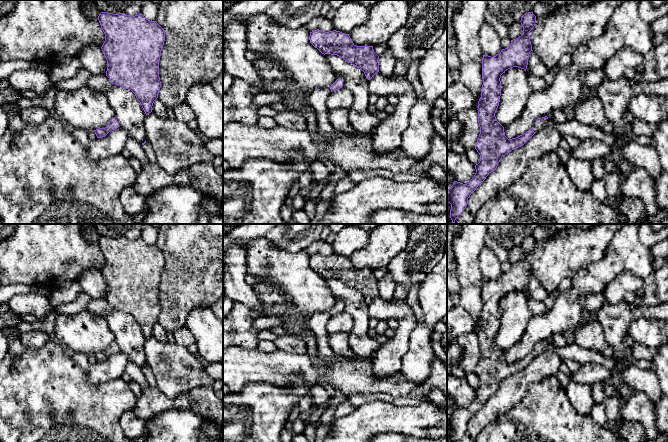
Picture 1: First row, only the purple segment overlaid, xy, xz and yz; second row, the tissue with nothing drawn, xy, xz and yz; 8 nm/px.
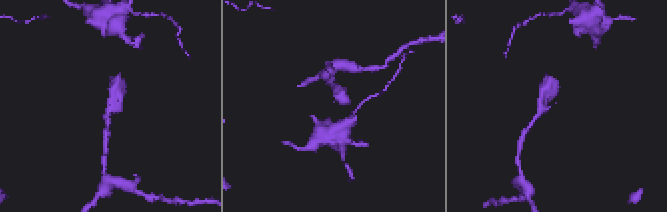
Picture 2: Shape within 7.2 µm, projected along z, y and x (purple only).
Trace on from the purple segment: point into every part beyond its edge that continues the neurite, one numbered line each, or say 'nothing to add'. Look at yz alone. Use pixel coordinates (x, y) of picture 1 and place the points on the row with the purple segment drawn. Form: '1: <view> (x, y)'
1: yz (542, 123)

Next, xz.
1: xz (317, 99)

